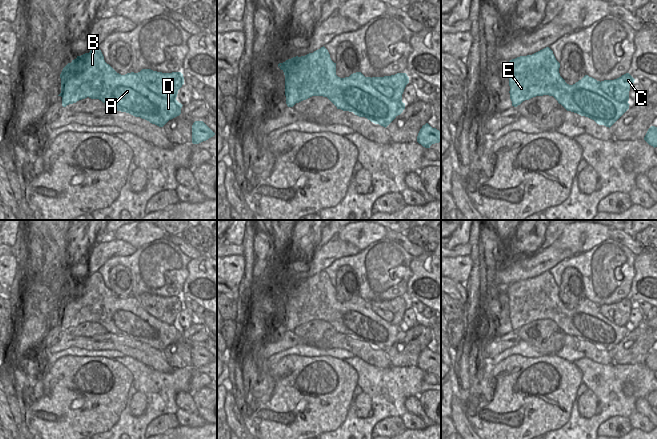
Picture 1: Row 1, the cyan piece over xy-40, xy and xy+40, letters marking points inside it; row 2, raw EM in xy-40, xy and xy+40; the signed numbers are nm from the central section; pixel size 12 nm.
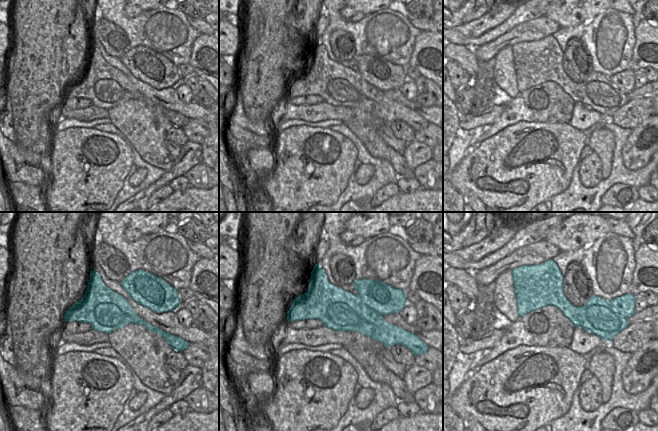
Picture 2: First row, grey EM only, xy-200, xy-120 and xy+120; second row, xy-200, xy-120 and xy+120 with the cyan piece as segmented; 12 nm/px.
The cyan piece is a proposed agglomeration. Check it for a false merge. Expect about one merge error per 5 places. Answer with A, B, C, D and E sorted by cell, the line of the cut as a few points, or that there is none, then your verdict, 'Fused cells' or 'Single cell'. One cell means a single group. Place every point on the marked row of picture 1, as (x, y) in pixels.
Groups: A B D E / C. Split along xy-40 (136, 73), (146, 87), (167, 99), (175, 100). Fused cells

